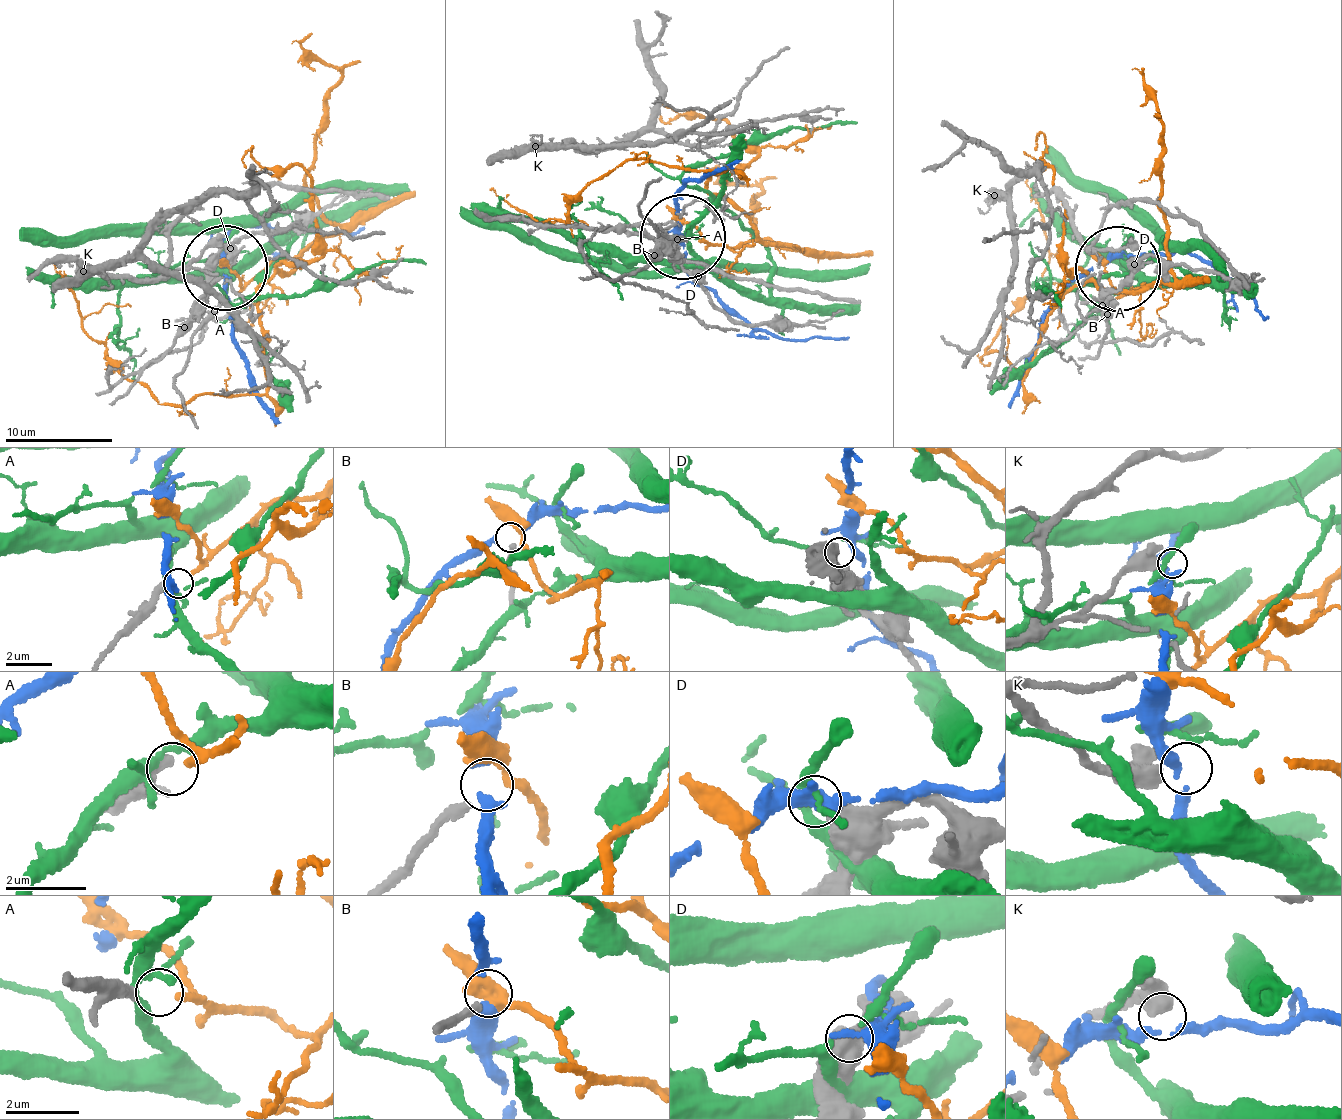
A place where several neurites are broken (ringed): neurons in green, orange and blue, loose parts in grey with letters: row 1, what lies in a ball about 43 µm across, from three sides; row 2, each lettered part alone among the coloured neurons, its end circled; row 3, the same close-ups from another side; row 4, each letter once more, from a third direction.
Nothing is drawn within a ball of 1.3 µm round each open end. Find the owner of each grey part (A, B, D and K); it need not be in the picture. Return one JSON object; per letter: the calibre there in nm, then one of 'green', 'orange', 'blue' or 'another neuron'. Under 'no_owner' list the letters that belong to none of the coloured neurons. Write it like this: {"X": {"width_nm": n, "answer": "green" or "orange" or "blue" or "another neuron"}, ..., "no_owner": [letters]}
{"A": {"width_nm": 300, "answer": "orange"}, "B": {"width_nm": 240, "answer": "another neuron"}, "D": {"width_nm": 440, "answer": "another neuron"}, "K": {"width_nm": 600, "answer": "another neuron"}, "no_owner": ["B", "D", "K"]}

